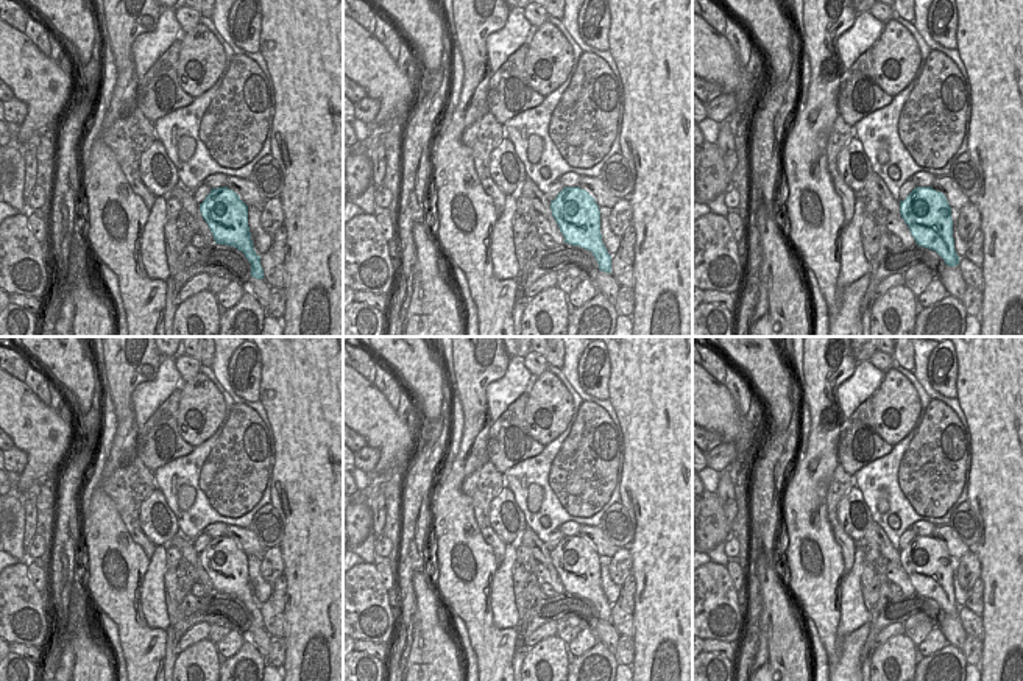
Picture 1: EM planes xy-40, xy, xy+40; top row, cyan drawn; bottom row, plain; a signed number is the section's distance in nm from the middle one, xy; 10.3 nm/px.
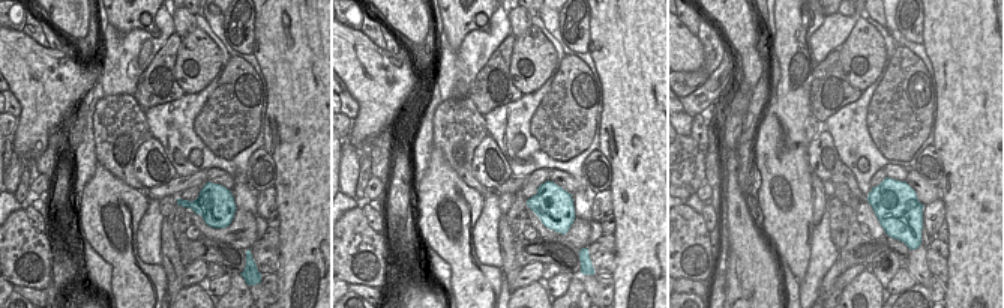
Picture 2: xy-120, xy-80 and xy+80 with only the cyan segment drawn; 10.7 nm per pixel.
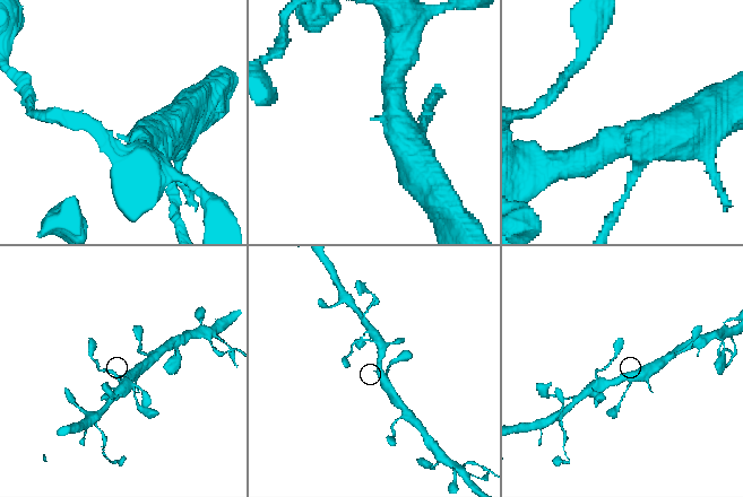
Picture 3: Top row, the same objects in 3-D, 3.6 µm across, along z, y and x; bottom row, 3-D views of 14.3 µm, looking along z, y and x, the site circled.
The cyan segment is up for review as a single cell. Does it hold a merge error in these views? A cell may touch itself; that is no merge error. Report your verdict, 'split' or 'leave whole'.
leave whole

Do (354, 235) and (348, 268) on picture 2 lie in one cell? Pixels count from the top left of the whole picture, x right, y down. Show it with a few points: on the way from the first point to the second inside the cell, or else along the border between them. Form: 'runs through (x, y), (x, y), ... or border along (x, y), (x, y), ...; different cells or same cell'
runs through (353, 242), (351, 260); same cell

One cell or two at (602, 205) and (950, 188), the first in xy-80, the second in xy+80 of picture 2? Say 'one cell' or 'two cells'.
two cells

